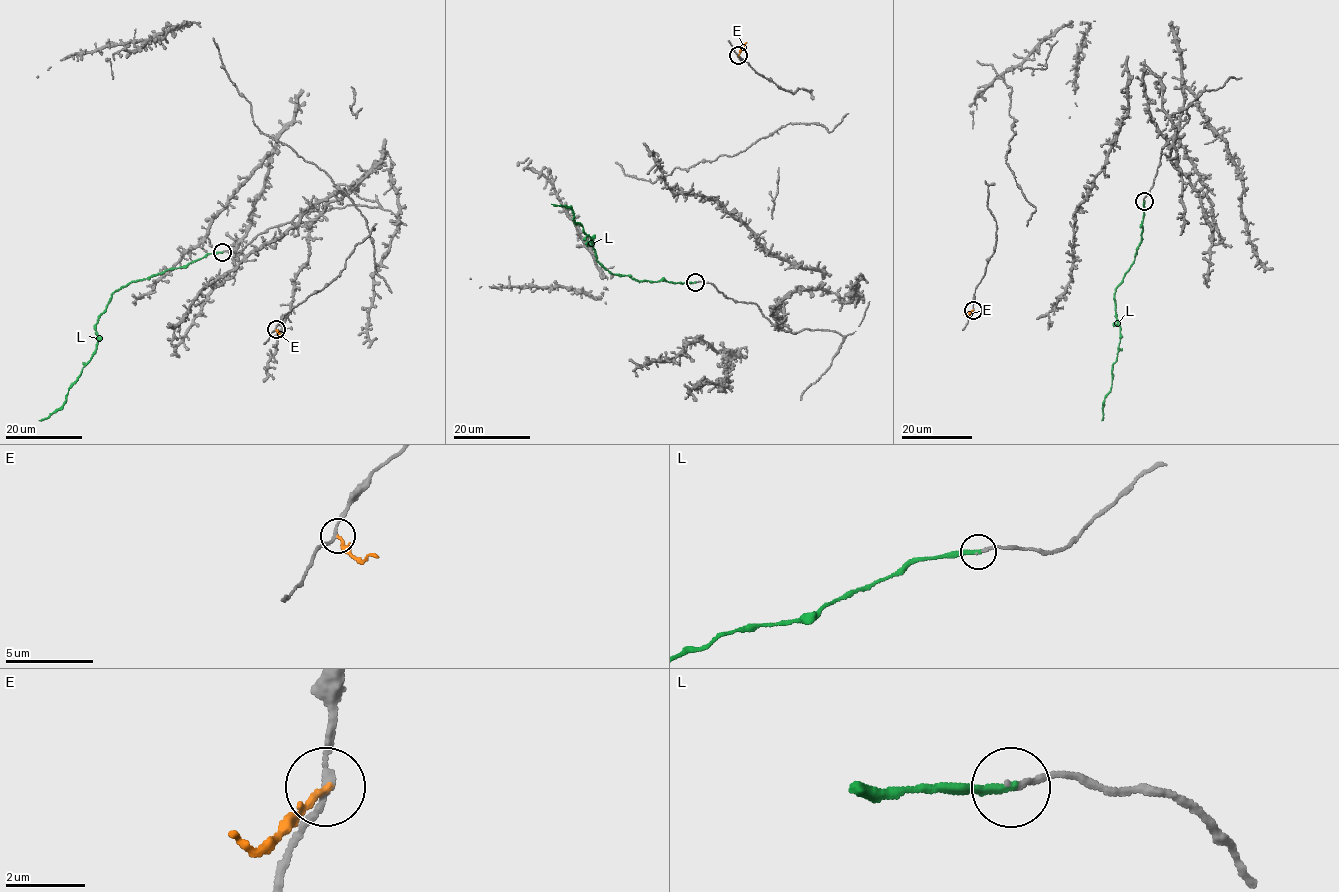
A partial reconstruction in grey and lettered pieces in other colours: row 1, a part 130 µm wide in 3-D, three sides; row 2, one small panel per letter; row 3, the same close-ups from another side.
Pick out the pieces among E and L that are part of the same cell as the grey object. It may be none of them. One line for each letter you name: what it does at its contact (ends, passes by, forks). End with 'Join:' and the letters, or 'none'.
L: it ends
Join: L

